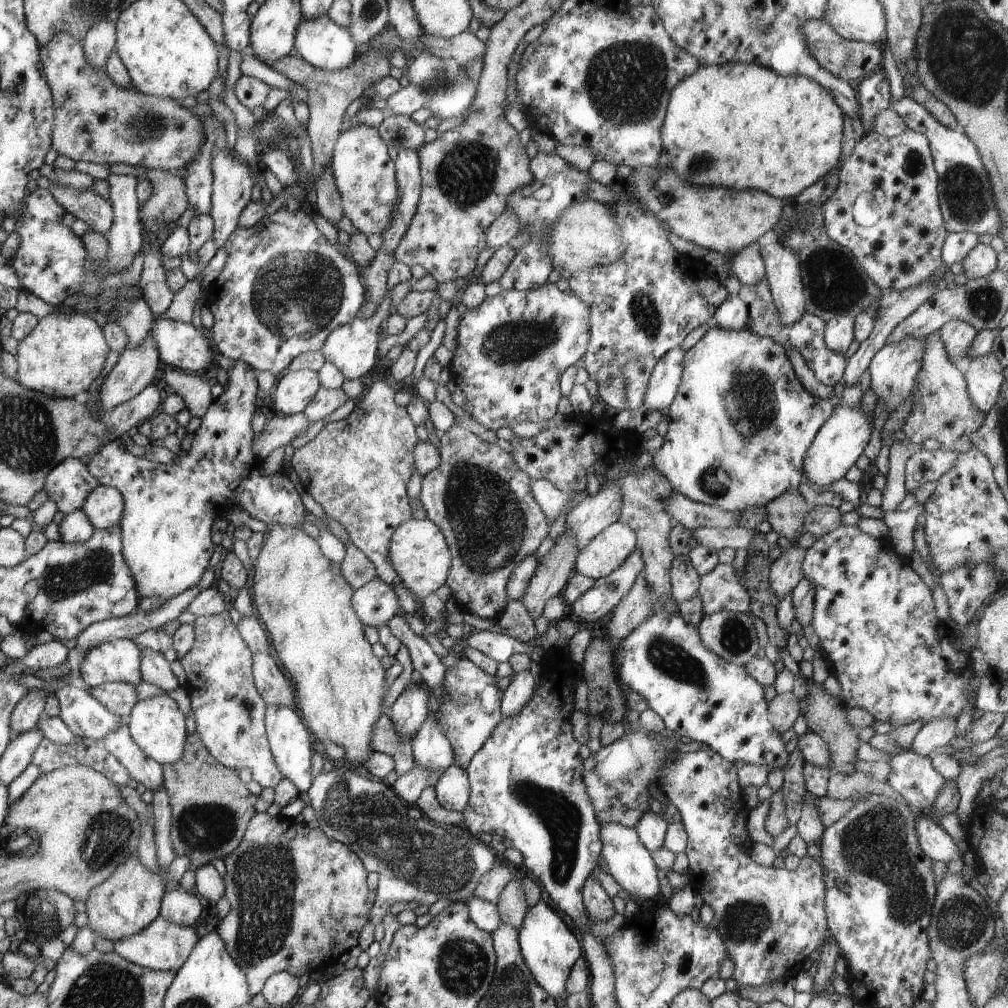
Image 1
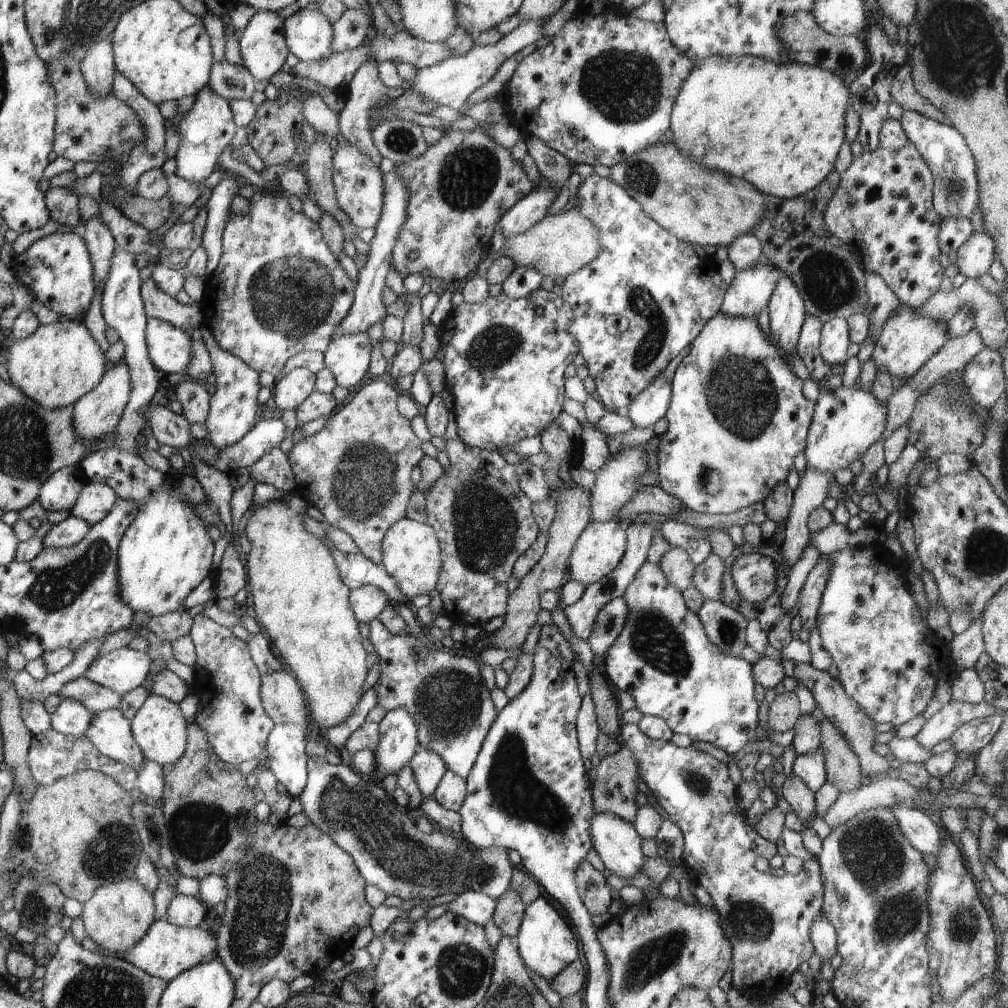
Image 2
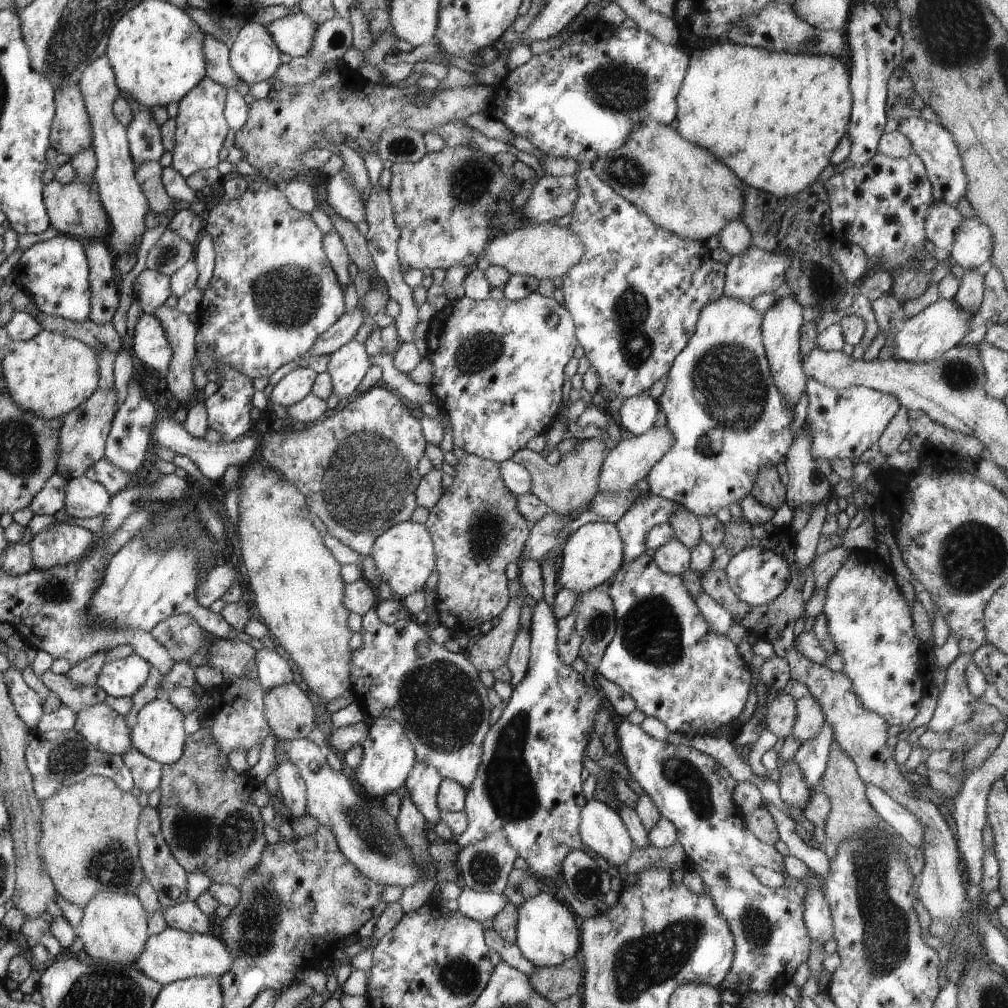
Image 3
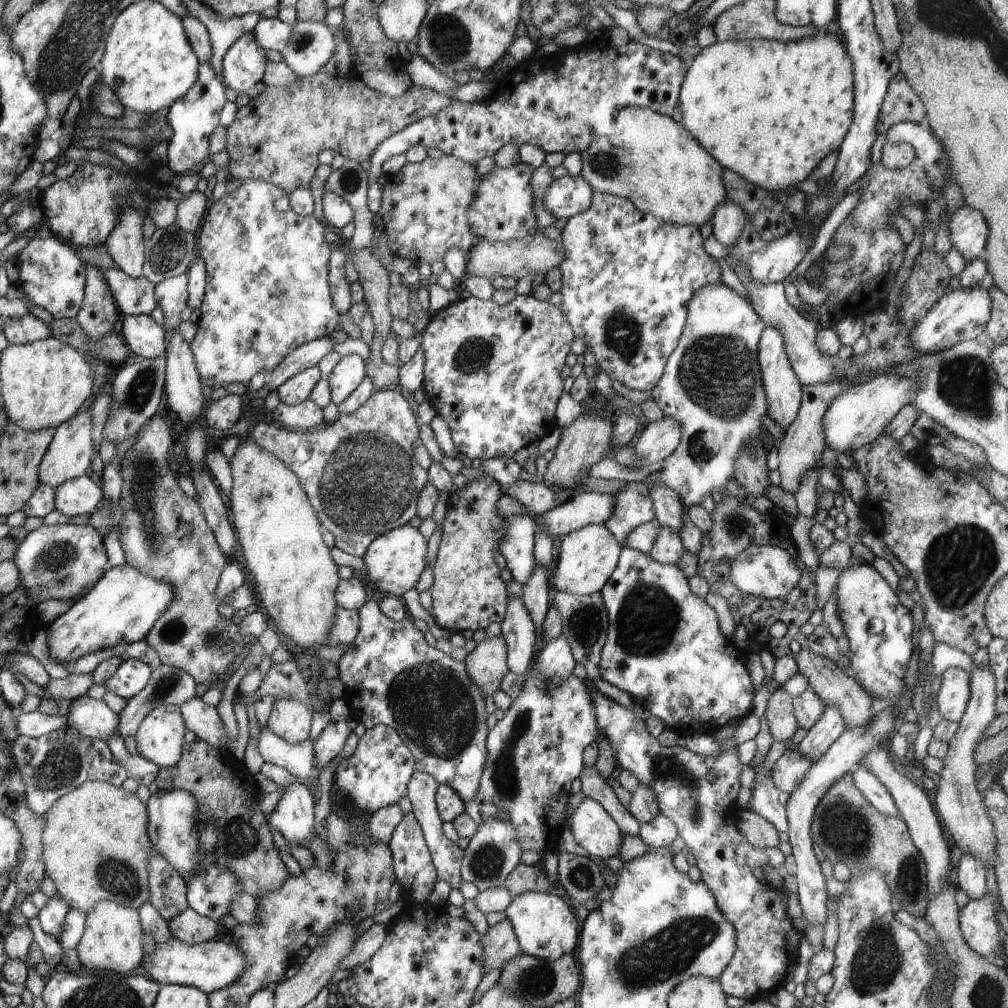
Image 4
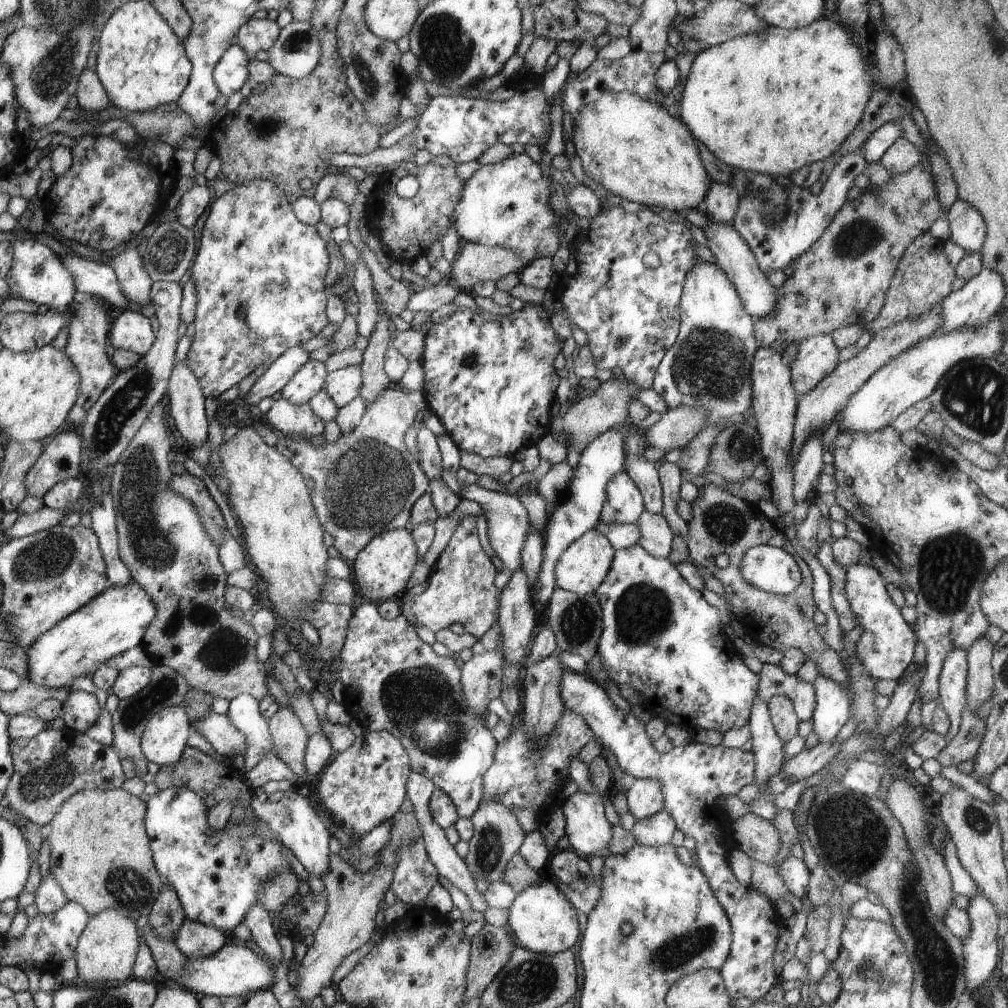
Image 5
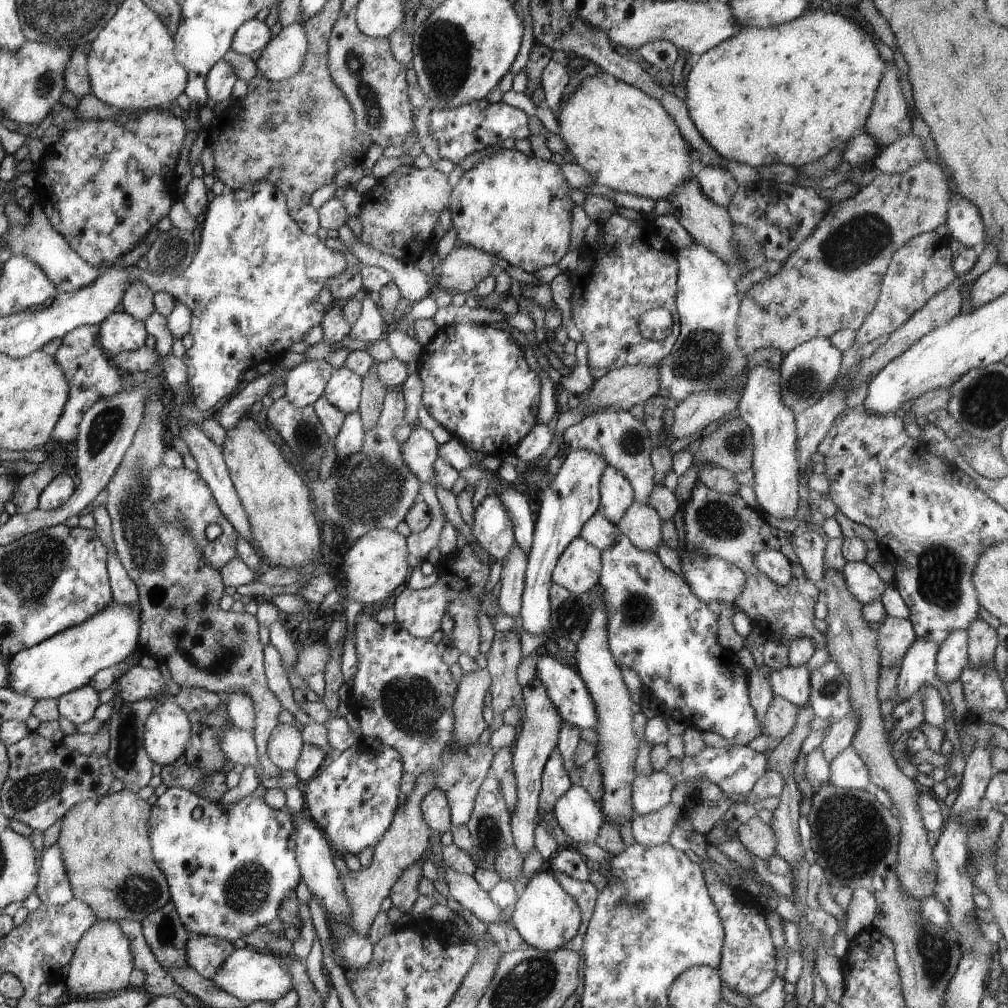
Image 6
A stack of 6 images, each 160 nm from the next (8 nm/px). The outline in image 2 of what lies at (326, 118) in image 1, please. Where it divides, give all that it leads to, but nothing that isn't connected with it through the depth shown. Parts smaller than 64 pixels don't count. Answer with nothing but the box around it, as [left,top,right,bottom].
[302,134,359,240]

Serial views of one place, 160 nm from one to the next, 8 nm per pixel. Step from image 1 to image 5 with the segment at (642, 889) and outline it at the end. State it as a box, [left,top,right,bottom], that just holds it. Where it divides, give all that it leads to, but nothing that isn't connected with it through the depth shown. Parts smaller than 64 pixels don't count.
[560,790,612,858]

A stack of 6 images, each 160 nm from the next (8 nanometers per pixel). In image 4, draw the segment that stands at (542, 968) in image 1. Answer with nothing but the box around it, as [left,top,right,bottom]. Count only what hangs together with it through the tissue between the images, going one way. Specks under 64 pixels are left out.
[505,891,581,961]

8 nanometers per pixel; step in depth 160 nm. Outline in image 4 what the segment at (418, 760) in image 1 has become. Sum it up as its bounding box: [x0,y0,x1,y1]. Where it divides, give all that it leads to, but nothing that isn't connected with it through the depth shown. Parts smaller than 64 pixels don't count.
[406,770,463,889]

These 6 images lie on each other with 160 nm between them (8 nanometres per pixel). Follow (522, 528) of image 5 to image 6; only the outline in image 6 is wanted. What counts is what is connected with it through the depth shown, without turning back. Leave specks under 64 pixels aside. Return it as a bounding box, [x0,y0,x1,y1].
[472,492,515,561]

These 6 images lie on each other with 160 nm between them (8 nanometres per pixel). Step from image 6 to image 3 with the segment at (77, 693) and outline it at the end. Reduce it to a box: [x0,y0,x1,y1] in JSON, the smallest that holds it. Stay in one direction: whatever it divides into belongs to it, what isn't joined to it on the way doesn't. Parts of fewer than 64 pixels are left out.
[74,702,133,756]

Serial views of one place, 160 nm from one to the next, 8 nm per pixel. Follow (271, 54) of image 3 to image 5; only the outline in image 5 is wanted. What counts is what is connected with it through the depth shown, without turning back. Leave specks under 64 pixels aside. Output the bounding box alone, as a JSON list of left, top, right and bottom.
[213,44,250,96]

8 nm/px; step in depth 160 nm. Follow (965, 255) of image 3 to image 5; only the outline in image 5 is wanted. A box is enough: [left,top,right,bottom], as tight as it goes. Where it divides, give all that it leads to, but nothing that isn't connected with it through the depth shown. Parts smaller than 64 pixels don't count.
[946,198,986,253]

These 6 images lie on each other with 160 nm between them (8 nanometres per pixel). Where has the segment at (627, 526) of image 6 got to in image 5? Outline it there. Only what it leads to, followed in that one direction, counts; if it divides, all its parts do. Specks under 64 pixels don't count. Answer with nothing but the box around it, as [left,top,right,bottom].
[636,511,674,559]

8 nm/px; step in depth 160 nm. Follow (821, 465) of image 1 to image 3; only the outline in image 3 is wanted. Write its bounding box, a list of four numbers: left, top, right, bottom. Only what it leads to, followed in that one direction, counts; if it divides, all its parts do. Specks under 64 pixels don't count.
[803,378,902,460]

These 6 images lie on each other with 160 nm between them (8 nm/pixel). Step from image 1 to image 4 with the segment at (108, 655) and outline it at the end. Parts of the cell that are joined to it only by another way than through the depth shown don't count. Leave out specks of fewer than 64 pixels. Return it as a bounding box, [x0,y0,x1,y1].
[105,659,153,700]

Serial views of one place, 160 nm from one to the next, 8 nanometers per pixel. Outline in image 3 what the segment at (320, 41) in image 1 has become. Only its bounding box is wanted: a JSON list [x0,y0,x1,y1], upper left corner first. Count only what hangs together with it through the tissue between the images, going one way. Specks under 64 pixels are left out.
[265,11,317,57]

